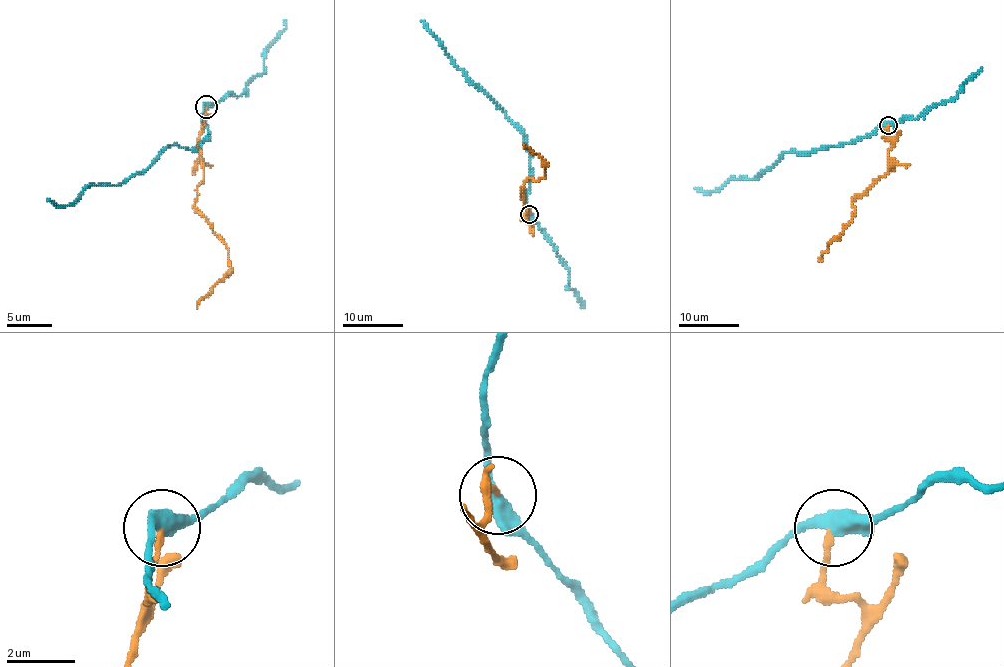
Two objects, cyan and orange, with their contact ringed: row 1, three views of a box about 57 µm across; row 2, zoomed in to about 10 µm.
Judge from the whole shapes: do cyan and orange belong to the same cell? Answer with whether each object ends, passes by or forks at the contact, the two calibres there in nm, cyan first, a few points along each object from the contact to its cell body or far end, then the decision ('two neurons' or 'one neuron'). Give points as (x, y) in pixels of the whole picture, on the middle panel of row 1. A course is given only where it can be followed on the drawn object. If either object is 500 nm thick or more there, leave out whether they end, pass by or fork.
cyan passes by | orange ends | 420/150 nm | cyan via (529, 213), (530, 150), (523, 132), (470, 80), (422, 20) | orange via (529, 213), (526, 219), (523, 183), (529, 177), (539, 180), (545, 166), (523, 145) | two neurons

